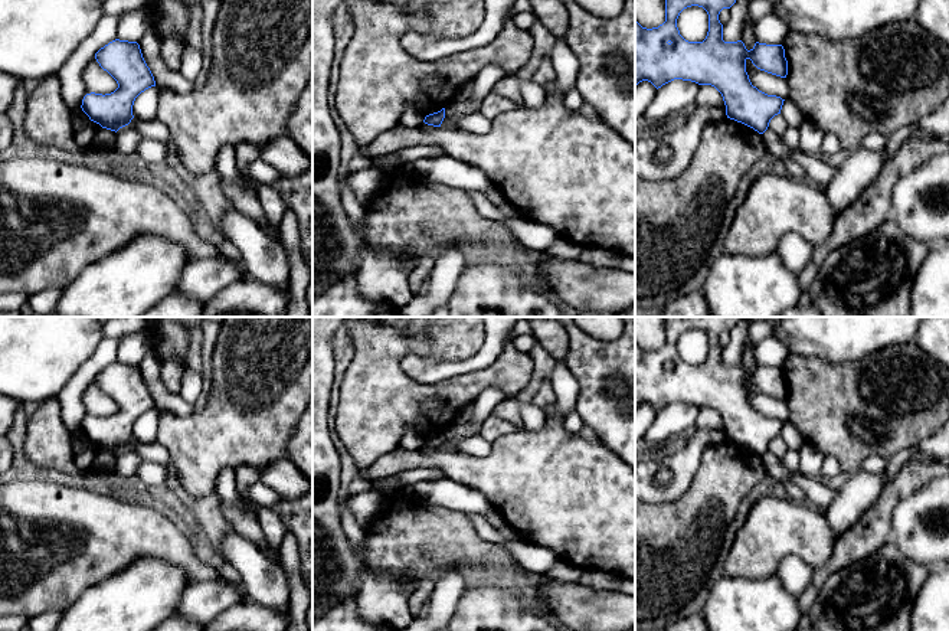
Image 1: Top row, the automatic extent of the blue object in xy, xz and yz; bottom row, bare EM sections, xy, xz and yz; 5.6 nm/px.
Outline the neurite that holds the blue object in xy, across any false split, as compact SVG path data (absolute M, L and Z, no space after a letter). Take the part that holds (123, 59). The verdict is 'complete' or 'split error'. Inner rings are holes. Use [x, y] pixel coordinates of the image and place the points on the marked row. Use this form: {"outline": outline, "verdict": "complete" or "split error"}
{"outline": "M115 39L101 48L95 59L117 81L118 88L105 95L86 94L81 108L91 121L117 133L134 118L135 98L156 86L156 81L137 42Z", "verdict": "complete"}

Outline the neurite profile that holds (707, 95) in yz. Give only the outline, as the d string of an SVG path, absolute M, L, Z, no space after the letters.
M701 85L696 99L697 107L714 107L726 111L721 94L711 85Z

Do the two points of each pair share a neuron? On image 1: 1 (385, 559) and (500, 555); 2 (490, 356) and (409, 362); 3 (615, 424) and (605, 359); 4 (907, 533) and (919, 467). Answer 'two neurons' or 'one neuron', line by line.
1: one neuron
2: one neuron
3: one neuron
4: two neurons

